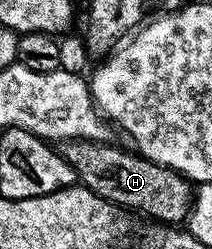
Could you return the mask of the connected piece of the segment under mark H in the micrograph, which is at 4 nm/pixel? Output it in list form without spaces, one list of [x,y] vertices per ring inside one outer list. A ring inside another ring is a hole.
[[[77,139],[63,142],[58,152],[64,156],[66,163],[70,163],[70,167],[74,167],[77,182],[110,204],[119,205],[125,211],[137,209],[138,212],[153,217],[156,223],[168,227],[187,222],[194,204],[193,182],[178,171],[154,163],[135,151],[119,149],[112,144]]]

